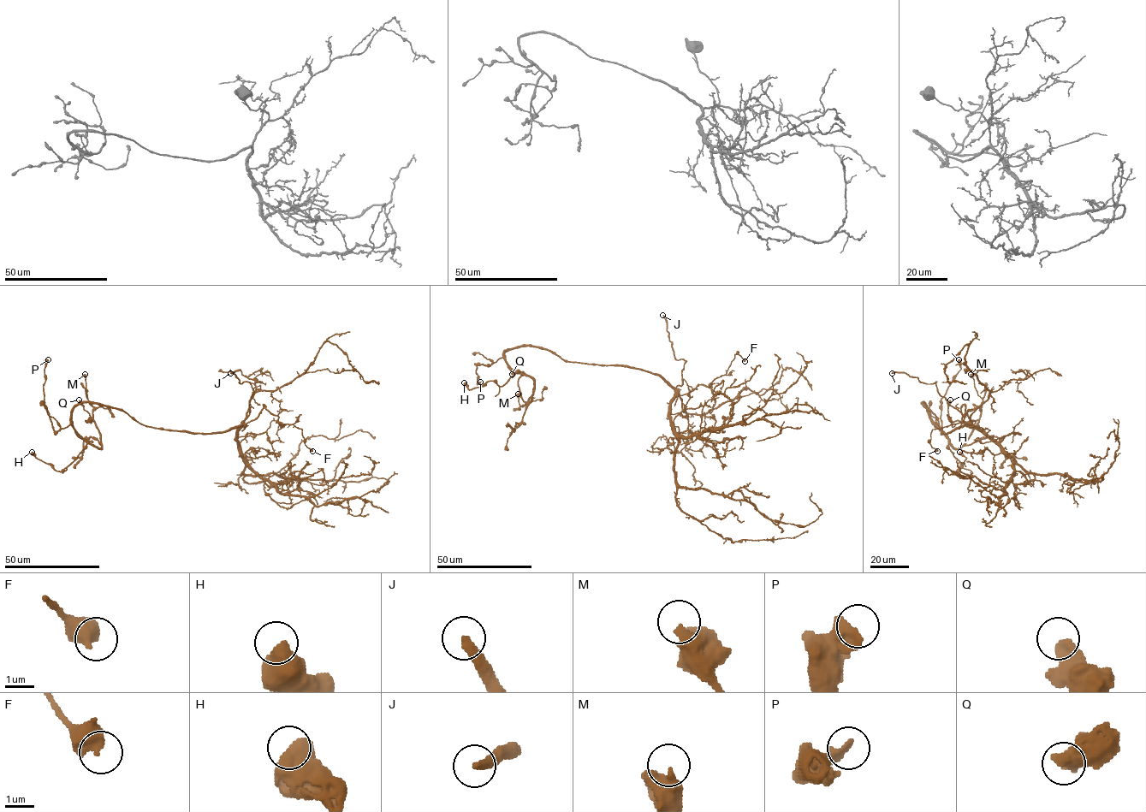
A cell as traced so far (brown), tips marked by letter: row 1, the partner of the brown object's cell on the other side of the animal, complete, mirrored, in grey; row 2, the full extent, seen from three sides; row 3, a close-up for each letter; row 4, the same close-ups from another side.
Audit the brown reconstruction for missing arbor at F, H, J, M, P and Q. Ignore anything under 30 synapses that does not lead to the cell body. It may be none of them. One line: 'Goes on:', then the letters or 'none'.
Goes on: J

